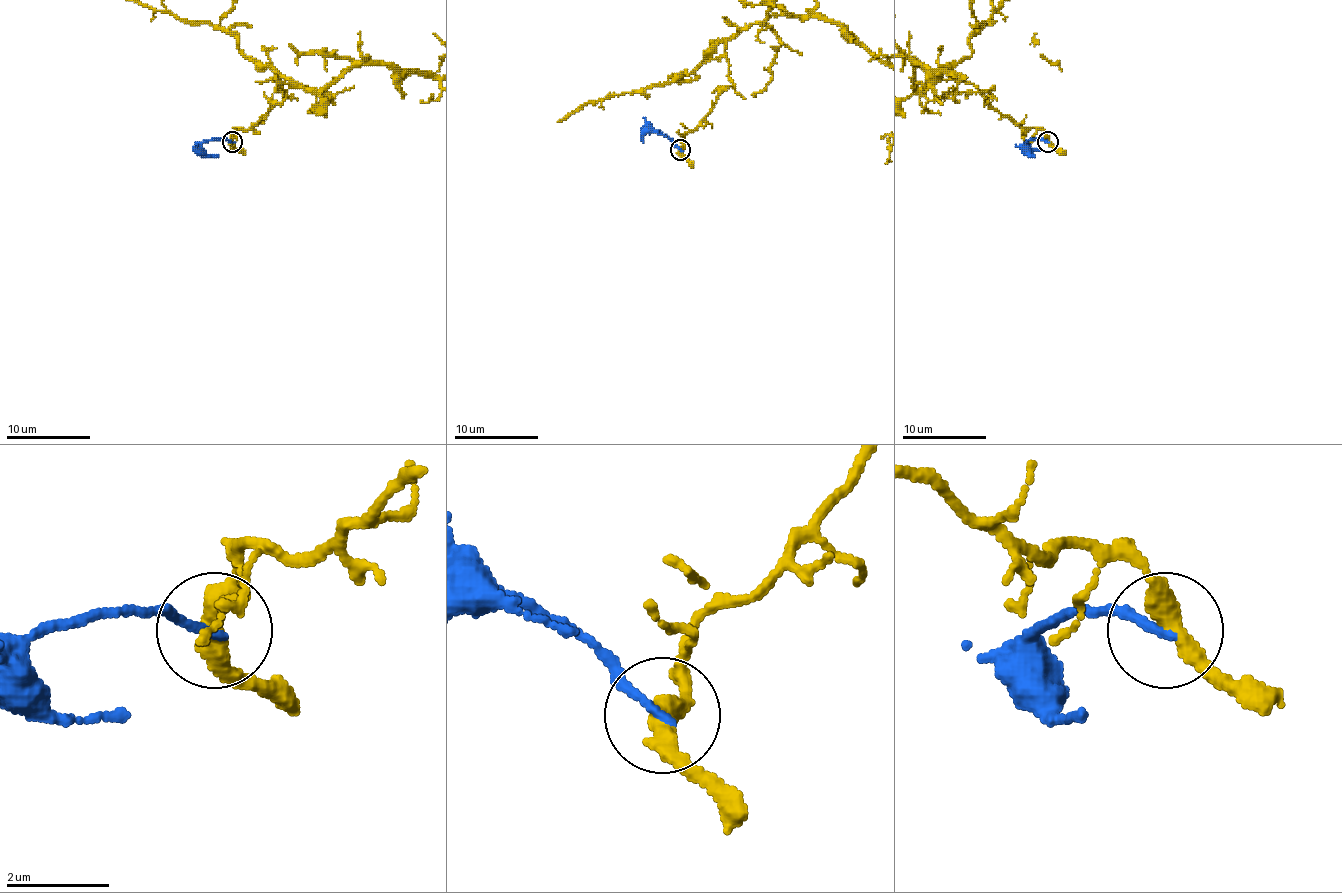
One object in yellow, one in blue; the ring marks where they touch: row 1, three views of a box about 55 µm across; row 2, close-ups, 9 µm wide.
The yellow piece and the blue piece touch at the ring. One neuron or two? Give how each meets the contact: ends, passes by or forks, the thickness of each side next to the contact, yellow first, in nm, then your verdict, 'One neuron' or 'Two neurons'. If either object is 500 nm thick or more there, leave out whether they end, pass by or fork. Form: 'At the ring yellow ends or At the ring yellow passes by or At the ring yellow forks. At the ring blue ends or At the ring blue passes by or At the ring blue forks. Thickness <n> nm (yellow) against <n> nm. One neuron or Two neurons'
At the ring yellow passes by. At the ring blue ends. Thickness 400 nm (yellow) against 180 nm. Two neurons

